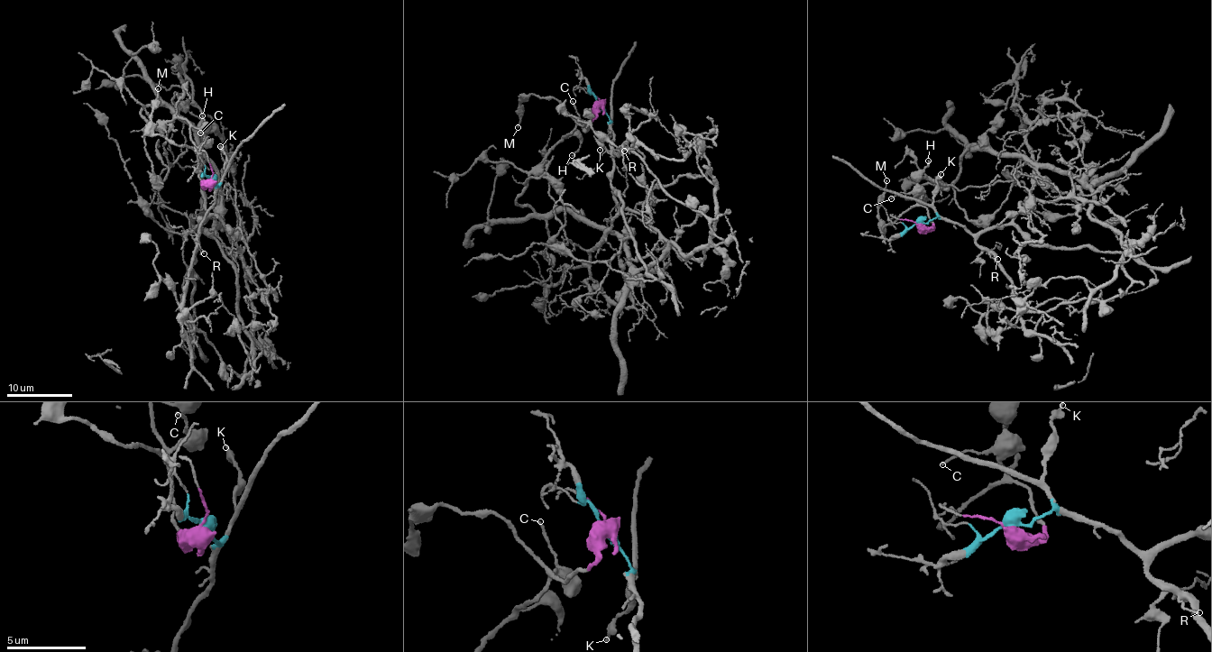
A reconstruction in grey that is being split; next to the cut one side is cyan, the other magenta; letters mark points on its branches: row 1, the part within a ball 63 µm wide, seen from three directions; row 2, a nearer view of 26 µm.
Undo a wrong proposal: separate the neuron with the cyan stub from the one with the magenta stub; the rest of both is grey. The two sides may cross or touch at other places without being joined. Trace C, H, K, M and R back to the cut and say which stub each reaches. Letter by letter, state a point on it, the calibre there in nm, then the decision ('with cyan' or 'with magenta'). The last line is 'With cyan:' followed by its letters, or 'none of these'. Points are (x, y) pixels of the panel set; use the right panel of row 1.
C: at (891, 198); 150 nm thick; with magenta
H: at (928, 160); 140 nm thick; with magenta
K: at (941, 174); 280 nm thick; with cyan
M: at (886, 180); 160 nm thick; with magenta
R: at (997, 259); 100 nm thick; with cyan
With cyan: K, R

